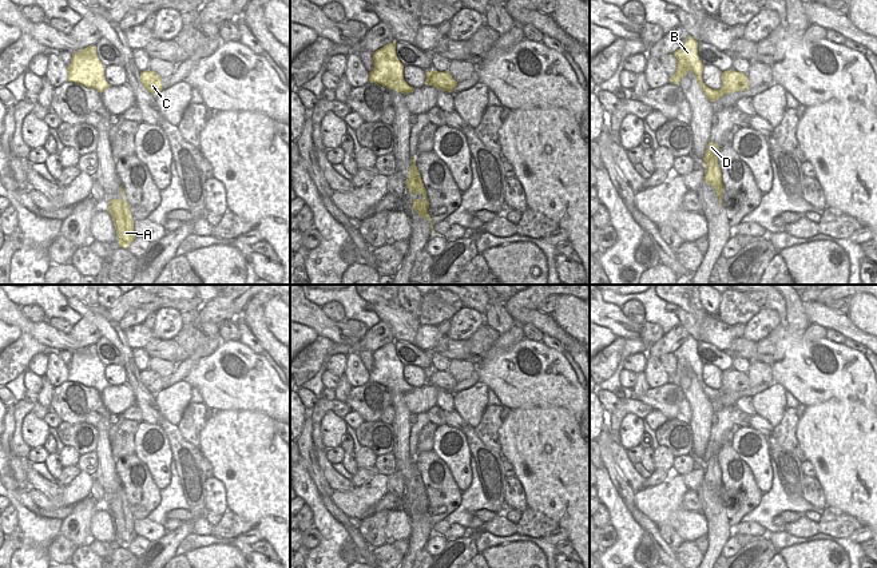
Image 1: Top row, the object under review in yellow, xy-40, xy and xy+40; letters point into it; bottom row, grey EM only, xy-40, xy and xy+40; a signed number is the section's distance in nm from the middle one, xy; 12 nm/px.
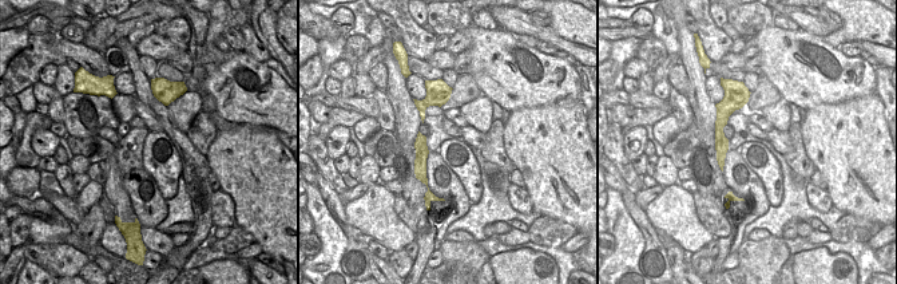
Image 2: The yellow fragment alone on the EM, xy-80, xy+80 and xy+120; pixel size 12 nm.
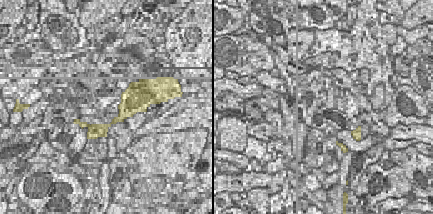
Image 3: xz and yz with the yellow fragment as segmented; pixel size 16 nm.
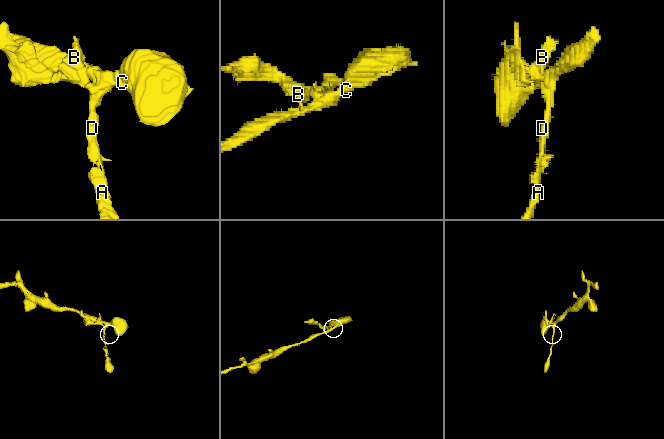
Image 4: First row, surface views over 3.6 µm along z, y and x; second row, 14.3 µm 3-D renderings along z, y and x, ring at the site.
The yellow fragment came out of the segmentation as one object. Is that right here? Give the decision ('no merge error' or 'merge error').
merge error

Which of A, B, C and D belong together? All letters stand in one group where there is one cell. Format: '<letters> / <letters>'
A C D / B

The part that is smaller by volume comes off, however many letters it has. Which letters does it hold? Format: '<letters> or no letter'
B

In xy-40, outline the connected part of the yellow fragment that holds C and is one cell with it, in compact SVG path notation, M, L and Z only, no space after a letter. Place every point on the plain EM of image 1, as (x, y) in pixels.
M147 369L147 370L140 372L140 381L142 381L142 384L152 394L156 394L160 390L163 390L163 388L162 388L162 380L163 380L163 377L160 377L154 370Z

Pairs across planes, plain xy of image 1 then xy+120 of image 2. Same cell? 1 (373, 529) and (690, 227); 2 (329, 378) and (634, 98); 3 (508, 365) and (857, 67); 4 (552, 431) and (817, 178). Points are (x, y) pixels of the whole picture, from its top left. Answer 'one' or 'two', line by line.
1: two
2: two
3: one
4: two

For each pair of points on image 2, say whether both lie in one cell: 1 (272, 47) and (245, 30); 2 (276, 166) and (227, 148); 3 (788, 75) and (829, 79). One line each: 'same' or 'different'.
1: different
2: same
3: same

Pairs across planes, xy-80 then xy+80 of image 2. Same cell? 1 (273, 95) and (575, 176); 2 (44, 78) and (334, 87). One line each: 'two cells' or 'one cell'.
1: two cells
2: two cells

